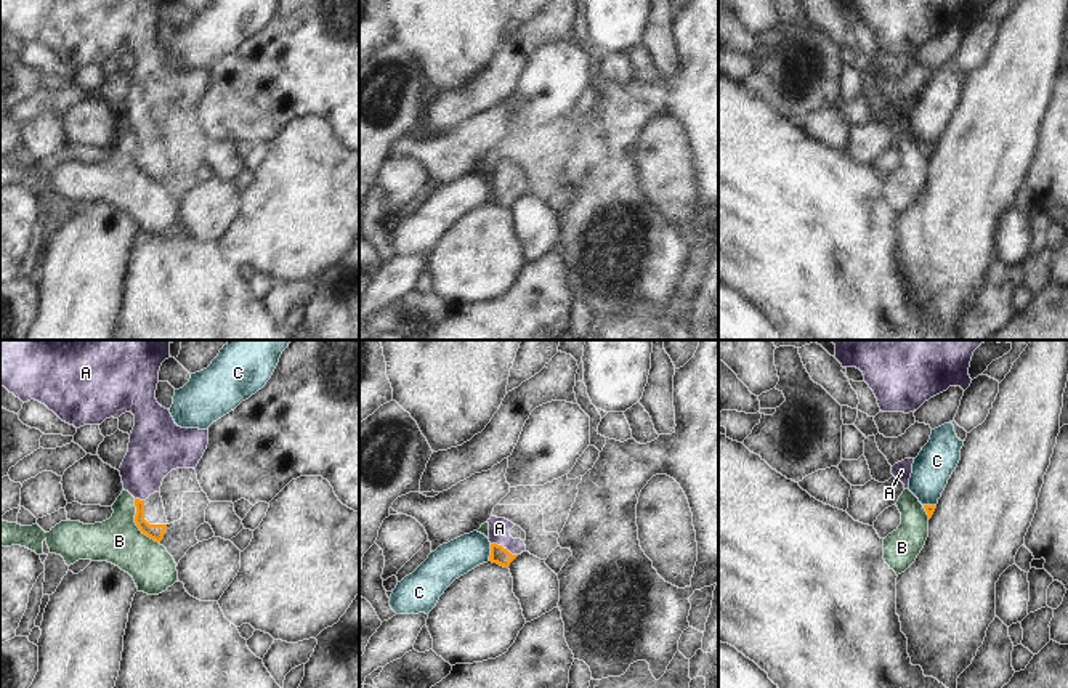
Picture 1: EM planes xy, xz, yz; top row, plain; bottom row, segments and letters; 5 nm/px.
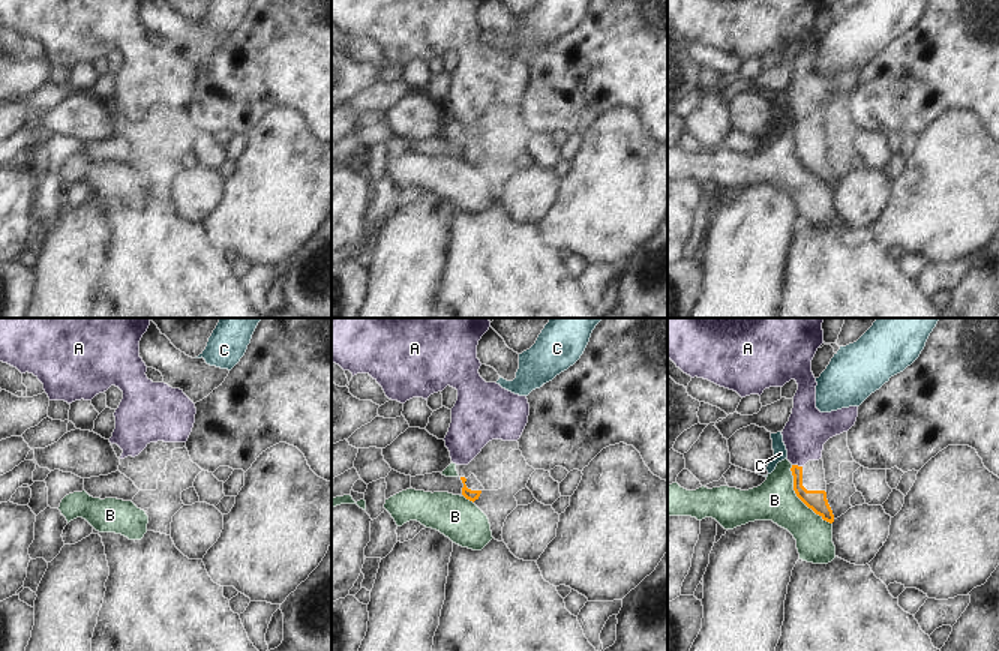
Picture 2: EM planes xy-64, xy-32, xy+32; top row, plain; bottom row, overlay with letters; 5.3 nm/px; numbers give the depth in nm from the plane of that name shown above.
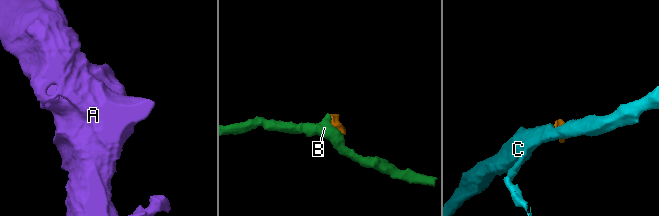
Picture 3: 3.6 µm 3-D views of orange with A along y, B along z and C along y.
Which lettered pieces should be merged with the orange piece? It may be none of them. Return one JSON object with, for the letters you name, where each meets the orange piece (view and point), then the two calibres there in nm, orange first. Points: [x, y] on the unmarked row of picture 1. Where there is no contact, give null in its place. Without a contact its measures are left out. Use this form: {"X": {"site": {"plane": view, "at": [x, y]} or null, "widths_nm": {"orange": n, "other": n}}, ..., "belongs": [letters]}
{"A": {"site": {"plane": "xz", "at": [502, 188]}, "widths_nm": {"orange": 90, "other": 110}}, "belongs": ["A"]}

